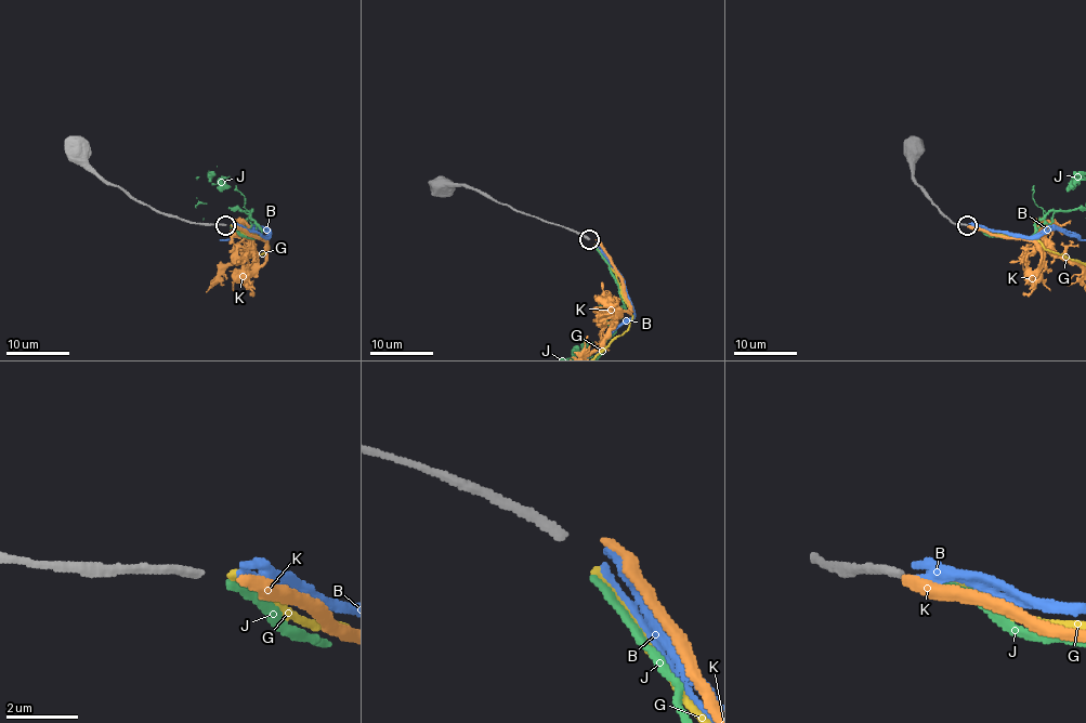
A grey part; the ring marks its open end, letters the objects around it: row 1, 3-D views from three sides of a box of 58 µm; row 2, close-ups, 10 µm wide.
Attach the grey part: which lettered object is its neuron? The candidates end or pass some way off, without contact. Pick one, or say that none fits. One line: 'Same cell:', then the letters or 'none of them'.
Same cell: G

